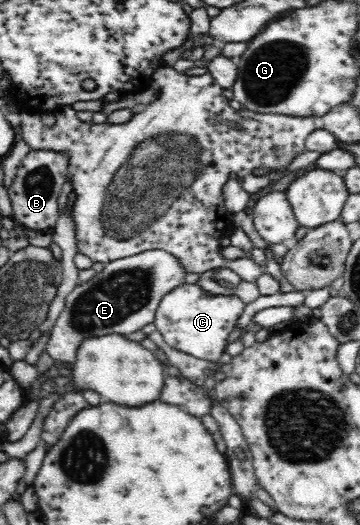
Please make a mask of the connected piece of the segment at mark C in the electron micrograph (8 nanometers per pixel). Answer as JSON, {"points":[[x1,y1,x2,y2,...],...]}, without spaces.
{"points":[[185,283,164,295,158,305,154,325,174,349,214,364,227,358,228,337,238,327,244,309,246,304,237,296,213,294,202,289,198,283]]}

